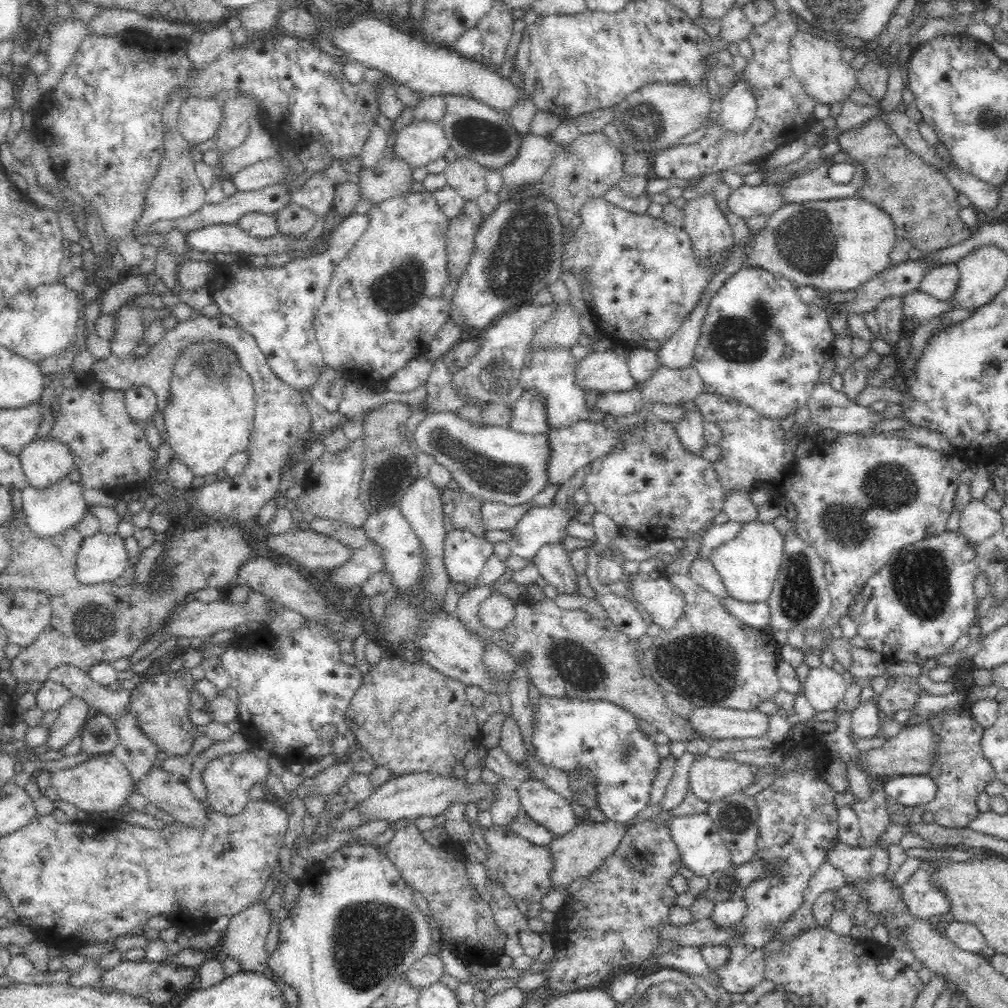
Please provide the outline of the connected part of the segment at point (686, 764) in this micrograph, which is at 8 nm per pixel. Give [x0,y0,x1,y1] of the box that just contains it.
[658,750,694,812]

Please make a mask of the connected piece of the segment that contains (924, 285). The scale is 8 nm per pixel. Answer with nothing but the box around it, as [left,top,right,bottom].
[919,263,959,302]

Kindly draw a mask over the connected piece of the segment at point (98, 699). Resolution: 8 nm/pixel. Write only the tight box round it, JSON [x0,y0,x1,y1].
[47,664,130,719]

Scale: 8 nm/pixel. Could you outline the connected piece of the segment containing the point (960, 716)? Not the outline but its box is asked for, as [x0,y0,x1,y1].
[922,703,997,828]

